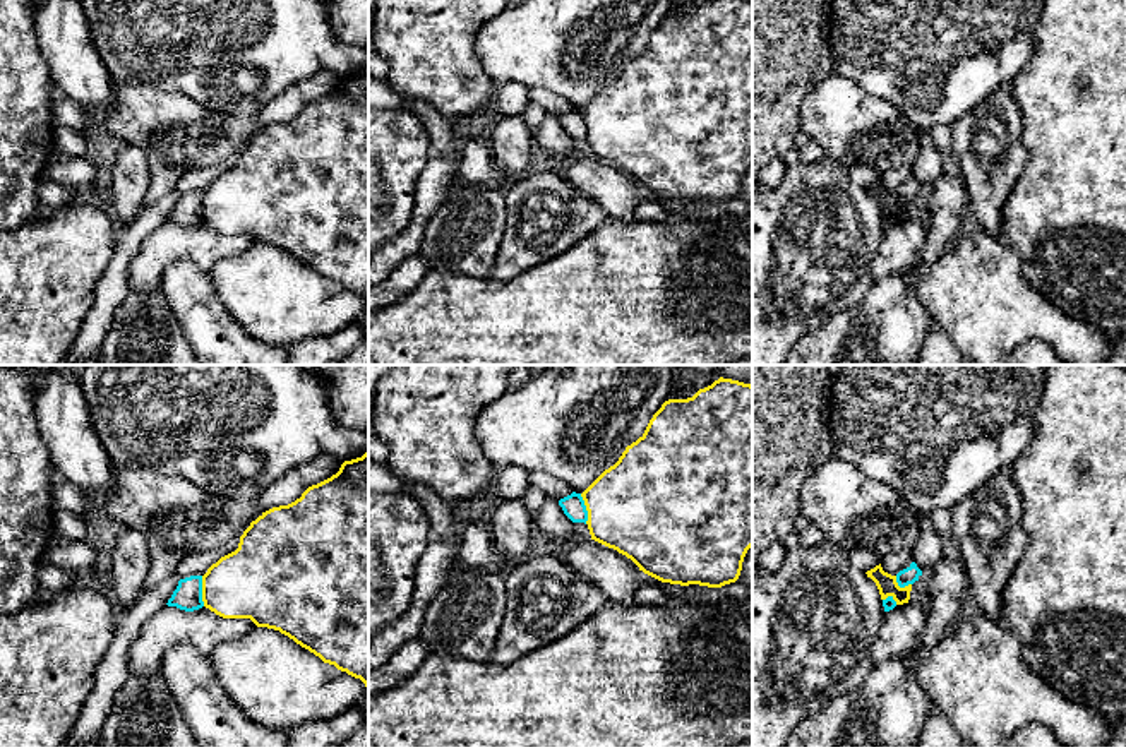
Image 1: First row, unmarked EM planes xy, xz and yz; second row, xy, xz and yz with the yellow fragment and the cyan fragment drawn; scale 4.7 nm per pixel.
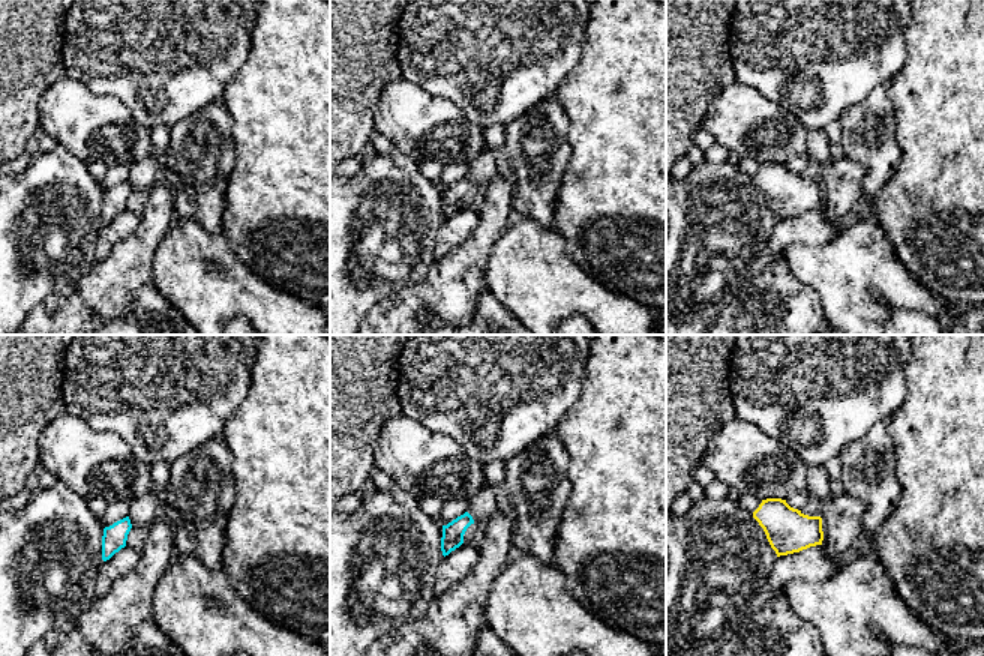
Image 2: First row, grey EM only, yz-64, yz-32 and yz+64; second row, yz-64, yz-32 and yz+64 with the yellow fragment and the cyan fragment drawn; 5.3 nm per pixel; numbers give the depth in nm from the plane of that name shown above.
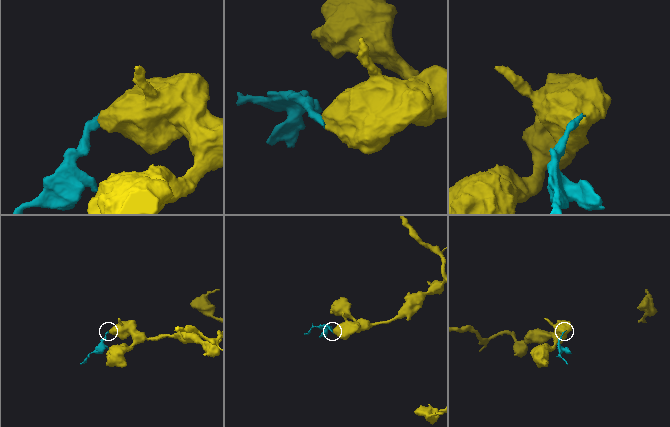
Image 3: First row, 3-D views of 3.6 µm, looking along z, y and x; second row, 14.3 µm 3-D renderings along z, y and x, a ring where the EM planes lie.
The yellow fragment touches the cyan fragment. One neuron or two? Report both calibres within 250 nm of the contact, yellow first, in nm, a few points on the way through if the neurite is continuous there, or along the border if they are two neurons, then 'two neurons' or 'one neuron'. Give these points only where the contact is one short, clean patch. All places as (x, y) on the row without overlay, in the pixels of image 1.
calibres 340 and 130 nm; border xy (201, 192), (201, 216), (204, 221); two neurons

